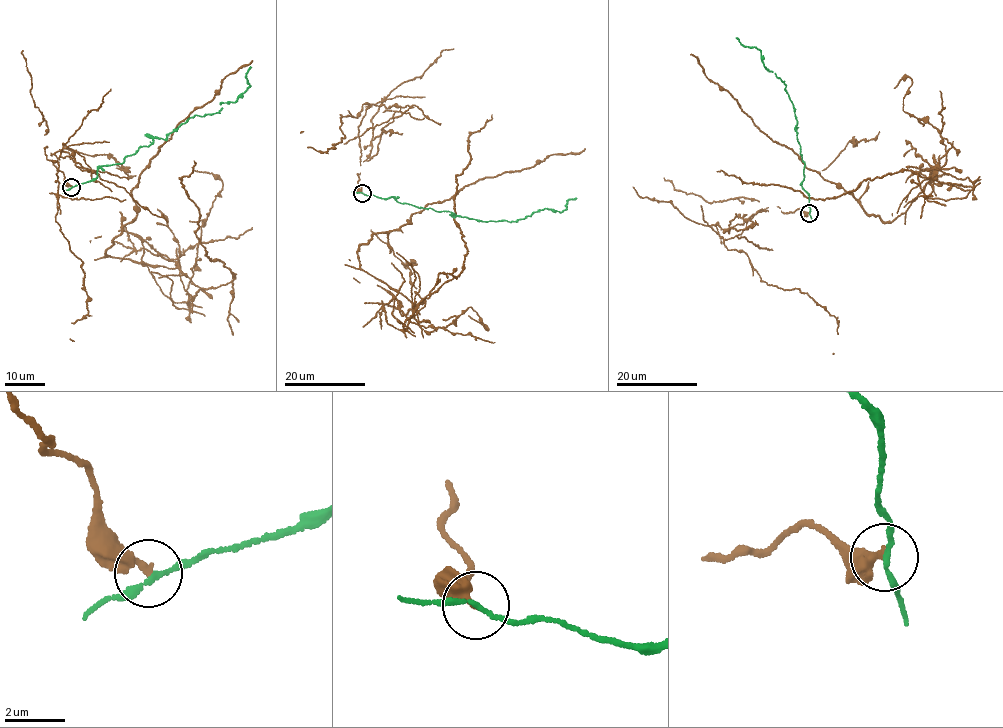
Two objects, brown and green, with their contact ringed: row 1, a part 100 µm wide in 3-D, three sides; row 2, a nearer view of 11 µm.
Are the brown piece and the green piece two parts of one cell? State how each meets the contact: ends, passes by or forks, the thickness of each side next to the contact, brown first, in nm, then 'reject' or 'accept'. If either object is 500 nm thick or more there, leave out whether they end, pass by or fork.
brown ends there; green passes by; 200 nm thick on the brown side, 180 nm on the other; reject

